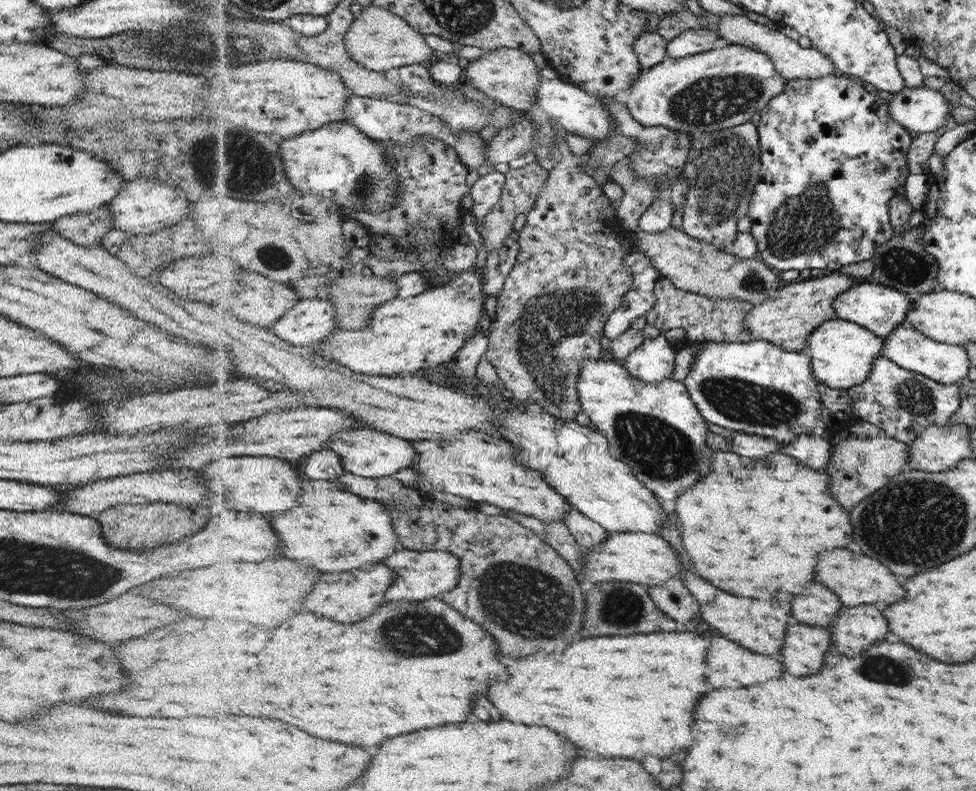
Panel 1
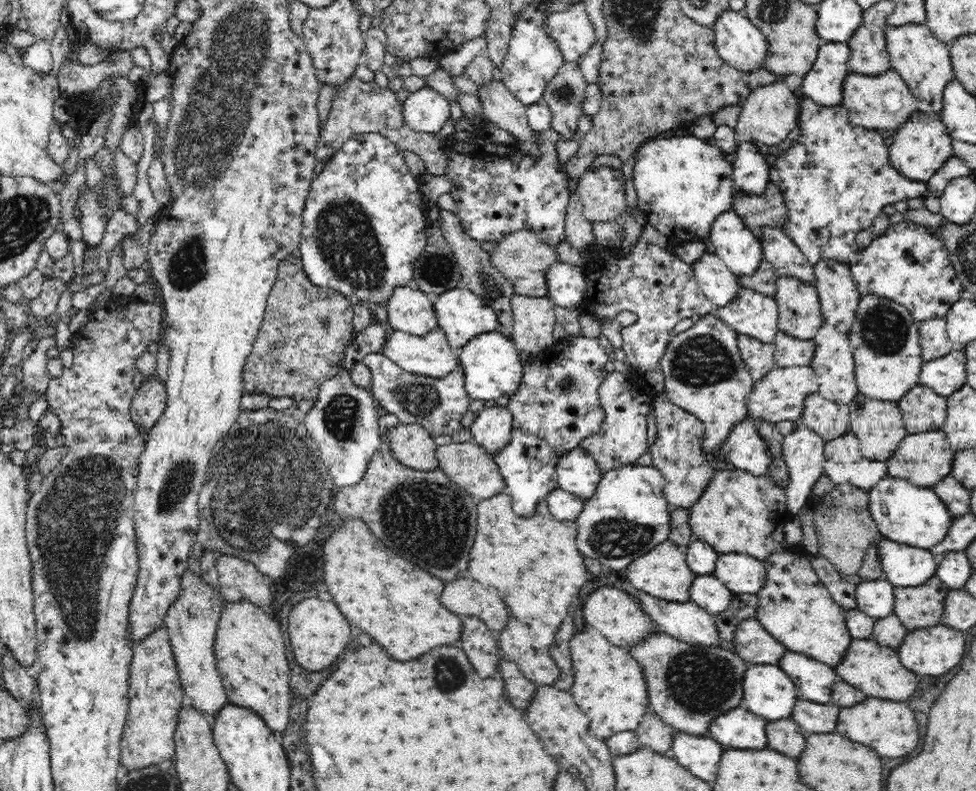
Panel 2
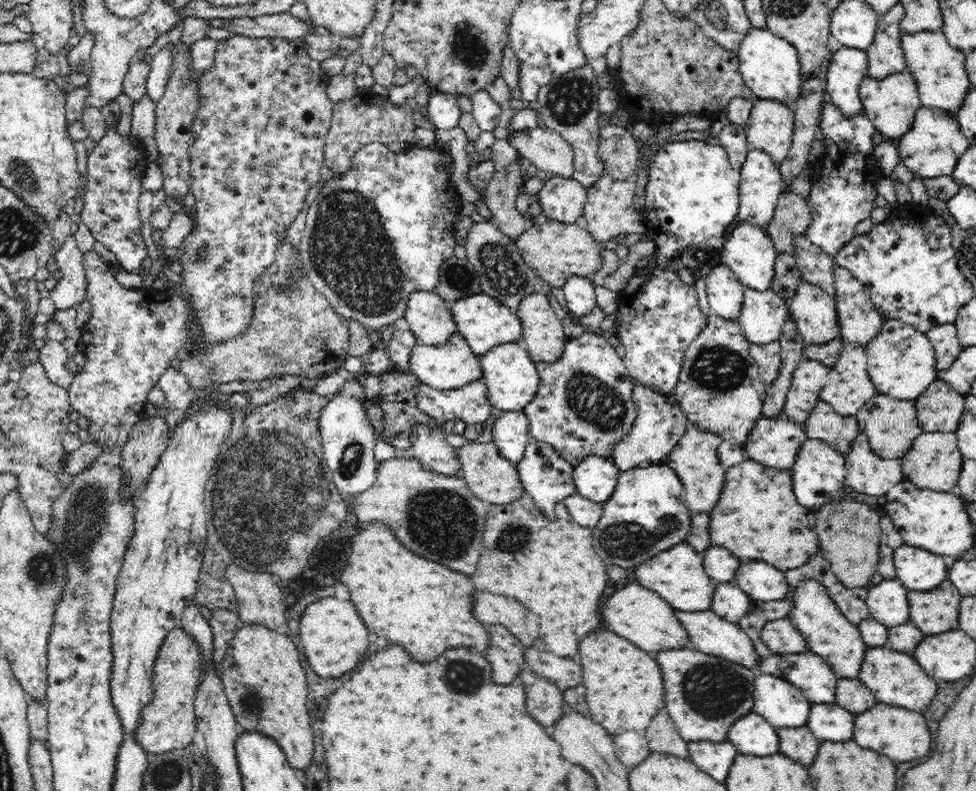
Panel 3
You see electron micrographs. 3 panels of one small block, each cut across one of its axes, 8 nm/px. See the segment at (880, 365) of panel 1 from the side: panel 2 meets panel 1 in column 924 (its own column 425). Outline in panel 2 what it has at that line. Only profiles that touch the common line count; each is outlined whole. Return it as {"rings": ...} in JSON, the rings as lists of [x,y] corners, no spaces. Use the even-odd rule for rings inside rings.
{"rings":[[[382,352],[367,354],[363,363],[372,373],[369,390],[377,406],[395,414],[400,424],[420,425],[433,439],[442,435],[452,437],[460,430],[461,418],[465,416],[472,399],[464,388],[464,373],[461,370],[452,371],[444,375],[444,378],[412,374],[400,368]]]}

